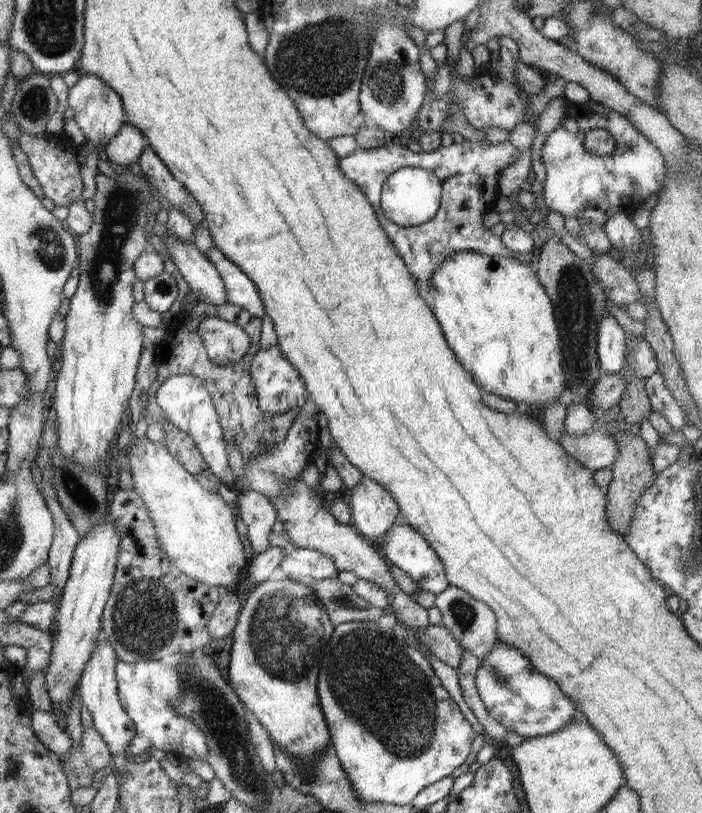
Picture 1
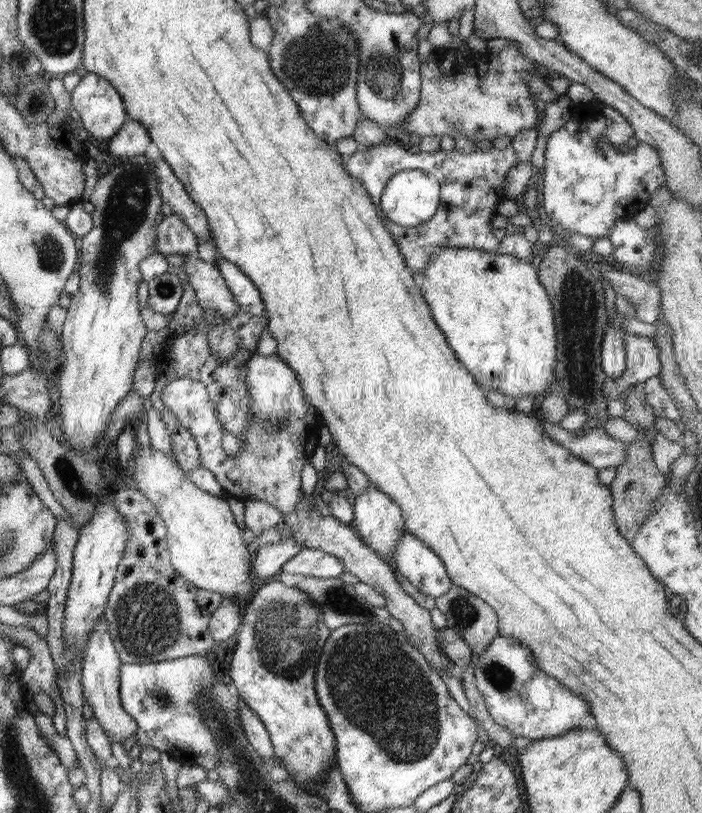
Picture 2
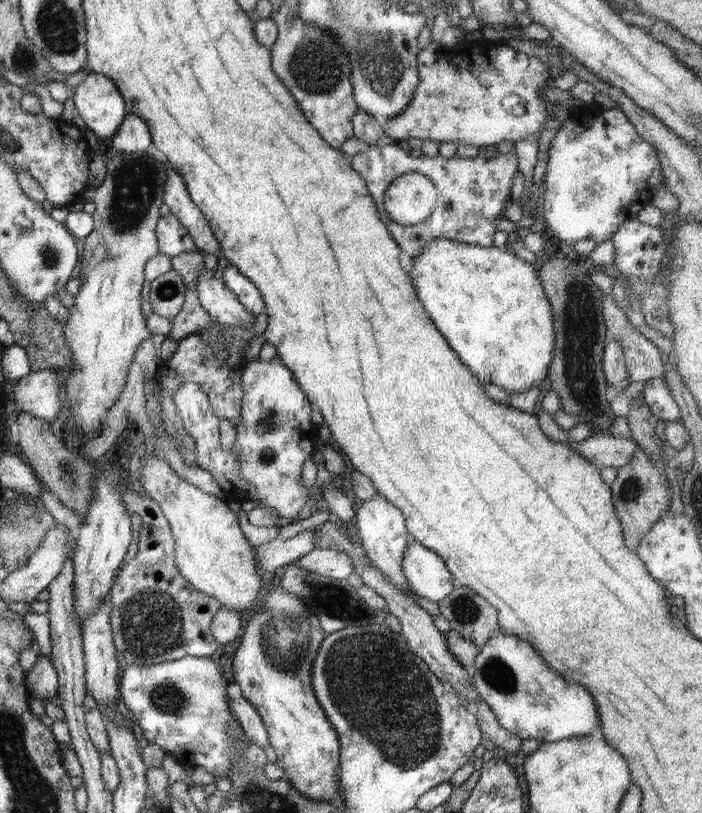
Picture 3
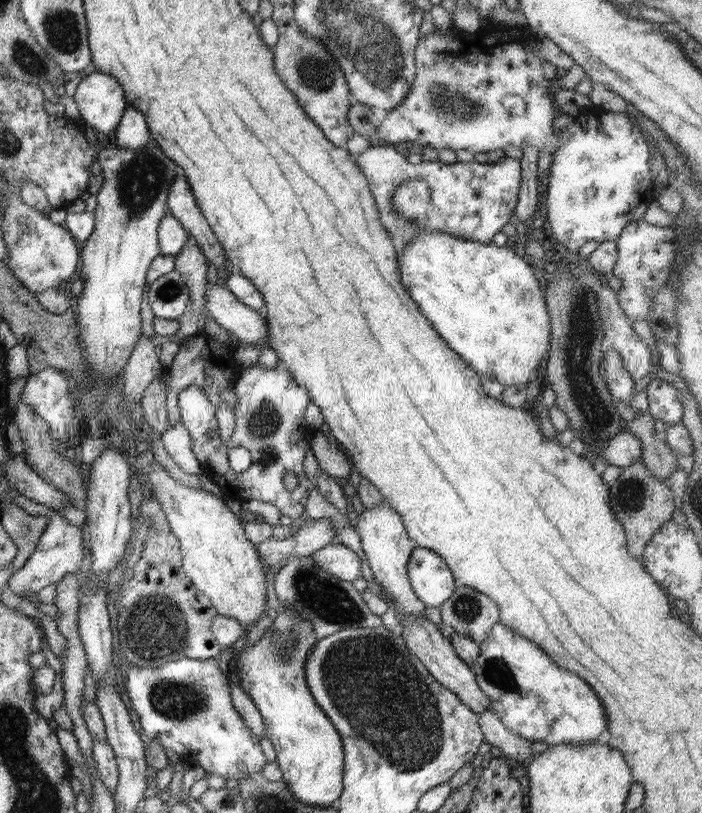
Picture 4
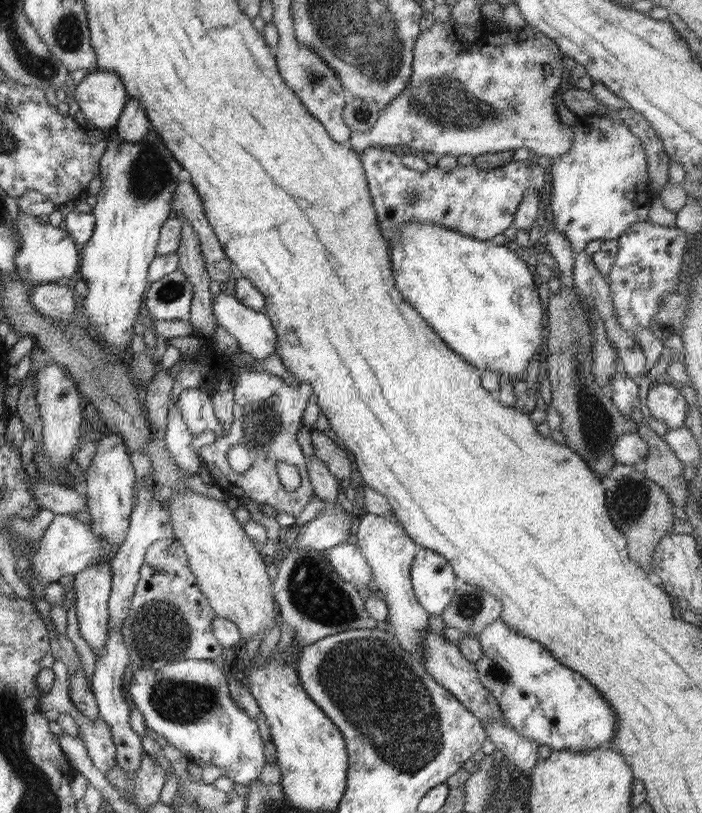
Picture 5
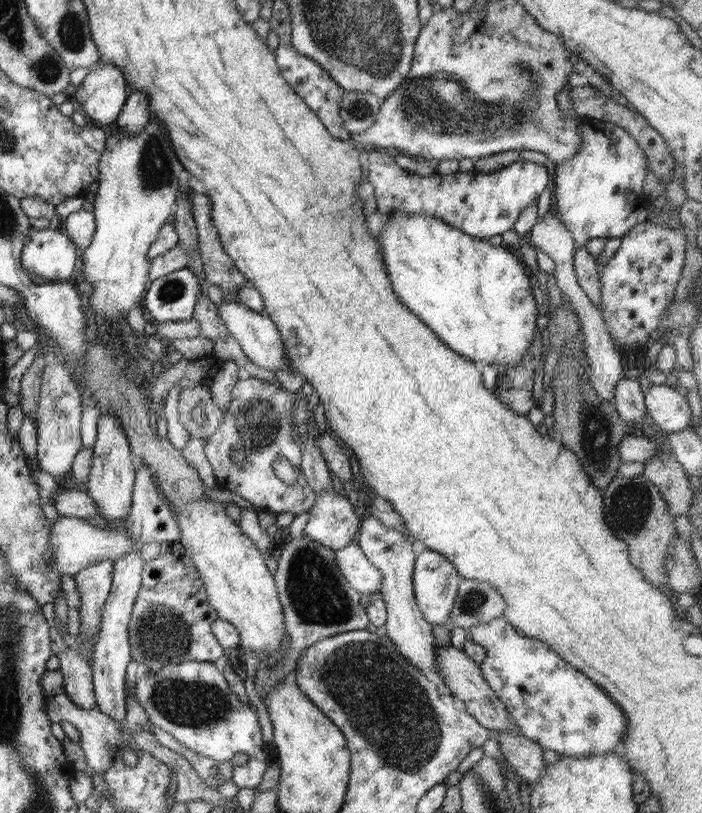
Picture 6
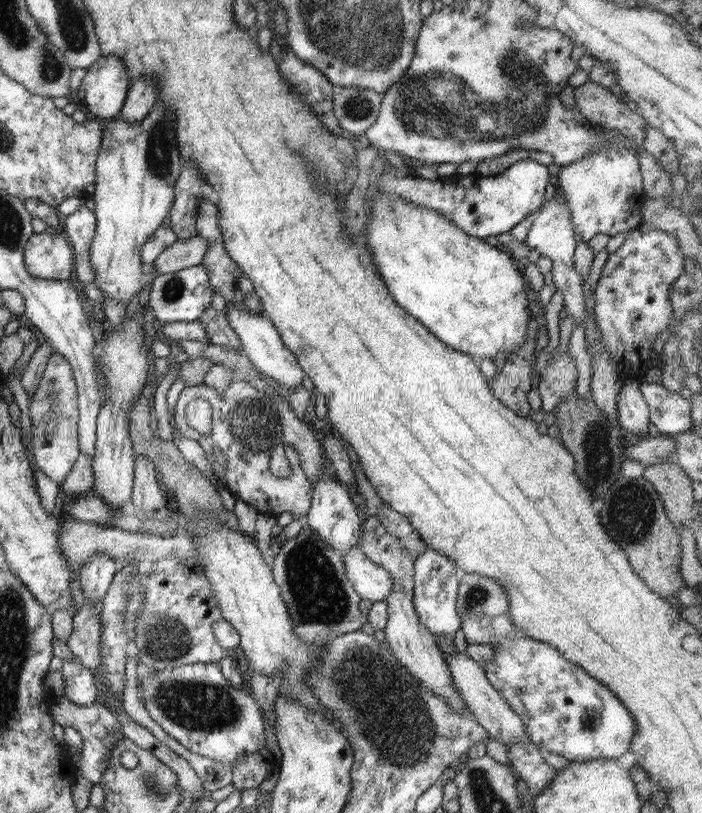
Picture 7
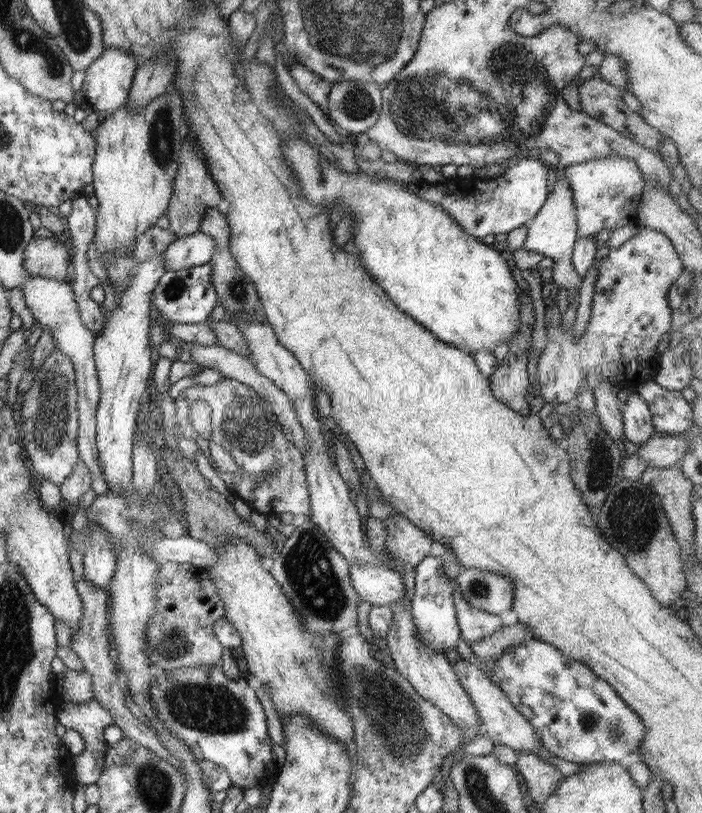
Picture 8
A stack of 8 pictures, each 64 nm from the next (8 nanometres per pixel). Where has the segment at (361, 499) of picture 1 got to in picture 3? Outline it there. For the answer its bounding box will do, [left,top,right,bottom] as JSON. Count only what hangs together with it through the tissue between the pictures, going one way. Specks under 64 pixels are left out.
[351,493,414,599]

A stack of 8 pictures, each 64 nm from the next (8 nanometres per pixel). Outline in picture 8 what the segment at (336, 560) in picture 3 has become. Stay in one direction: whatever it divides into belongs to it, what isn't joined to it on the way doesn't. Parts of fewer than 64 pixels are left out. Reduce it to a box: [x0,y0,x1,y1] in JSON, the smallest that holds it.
[349,564,406,607]

